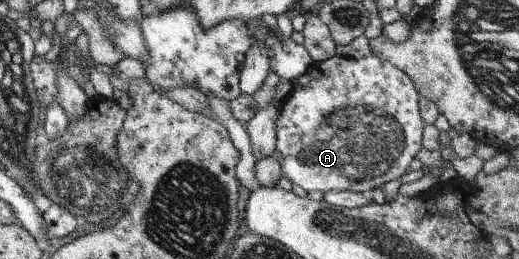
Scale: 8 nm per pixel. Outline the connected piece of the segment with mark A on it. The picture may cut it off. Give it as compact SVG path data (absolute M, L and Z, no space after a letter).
M371 54L360 59L348 58L342 56L333 56L322 61L322 67L307 67L307 71L294 79L290 92L285 97L278 110L277 119L275 119L275 150L281 155L280 173L287 178L293 185L299 185L303 191L351 191L363 192L369 189L377 189L385 185L387 181L396 180L405 173L409 167L411 159L417 155L417 151L422 147L421 139L426 133L426 127L419 115L418 96L415 85L406 73L393 67L391 63L382 61L379 57Z

